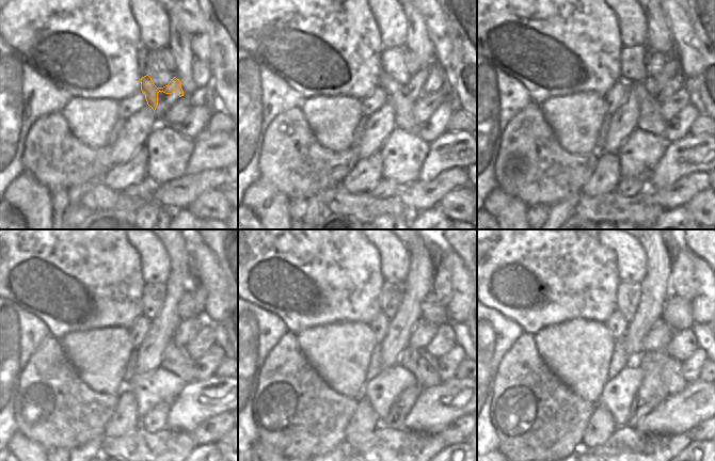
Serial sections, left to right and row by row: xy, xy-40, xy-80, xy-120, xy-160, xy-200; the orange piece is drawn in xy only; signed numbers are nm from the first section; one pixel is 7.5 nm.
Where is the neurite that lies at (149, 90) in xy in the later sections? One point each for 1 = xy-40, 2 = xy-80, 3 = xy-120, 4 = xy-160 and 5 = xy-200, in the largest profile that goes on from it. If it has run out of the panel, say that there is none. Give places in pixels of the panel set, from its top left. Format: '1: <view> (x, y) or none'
1: xy-40 (415, 84)
2: xy-80 (671, 67)
3: xy-120 (195, 296)
4: xy-160 (441, 293)
5: xy-200 (683, 284)

